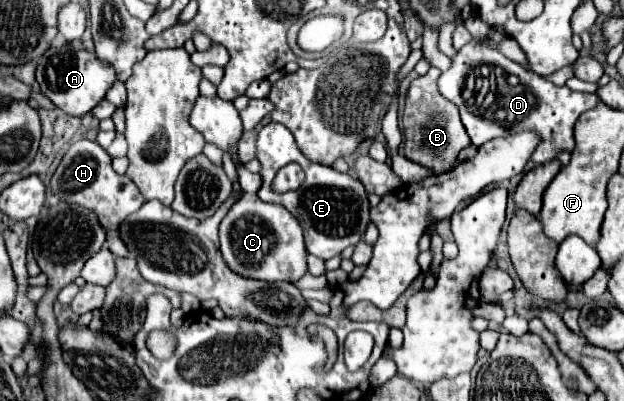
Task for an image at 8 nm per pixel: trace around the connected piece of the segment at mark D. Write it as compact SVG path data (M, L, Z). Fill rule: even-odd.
M489 38L471 40L463 46L451 62L451 68L439 76L439 92L459 108L461 122L475 146L489 142L491 138L513 134L517 130L537 130L541 134L541 146L533 152L535 164L545 164L555 158L559 150L573 150L573 126L577 118L595 106L597 96L585 92L573 92L567 86L555 86L539 76L517 74L517 64L503 56L489 44Z

